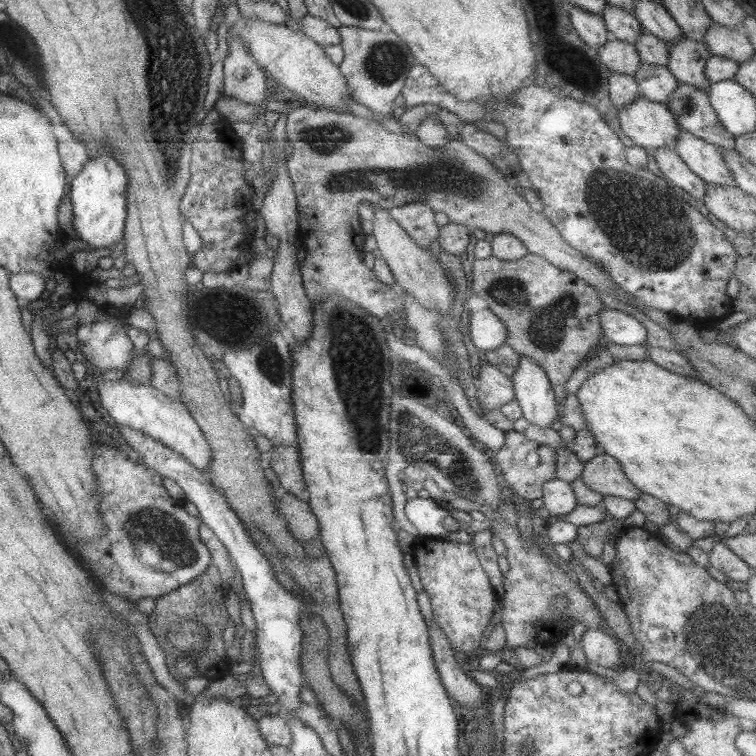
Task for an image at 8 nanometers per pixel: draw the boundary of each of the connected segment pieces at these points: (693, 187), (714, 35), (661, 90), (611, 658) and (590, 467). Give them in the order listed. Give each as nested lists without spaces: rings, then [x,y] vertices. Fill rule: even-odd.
[[[667,147],[649,150],[649,157],[655,159],[661,176],[672,182],[678,190],[701,200],[707,183],[695,176],[673,149]]]
[[[711,20],[703,38],[711,55],[722,56],[736,63],[754,56],[754,48],[749,38],[740,34],[733,27],[723,26]]]
[[[641,61],[632,76],[639,87],[641,97],[665,103],[675,92],[678,80],[663,65]]]
[[[585,629],[580,636],[580,648],[588,662],[595,662],[605,668],[618,665],[619,641],[610,633],[601,629]]]
[[[604,452],[587,459],[580,474],[582,483],[602,496],[618,496],[634,500],[640,490],[623,474],[621,465]]]

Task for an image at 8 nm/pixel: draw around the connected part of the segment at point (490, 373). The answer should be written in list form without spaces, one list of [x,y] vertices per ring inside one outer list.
[[[482,362],[478,372],[476,398],[484,415],[514,398],[511,379],[497,367]]]

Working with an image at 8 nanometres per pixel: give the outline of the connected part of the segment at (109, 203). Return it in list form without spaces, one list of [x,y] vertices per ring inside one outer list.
[[[106,151],[88,158],[82,171],[69,181],[67,193],[73,210],[71,224],[81,242],[86,242],[95,249],[111,249],[121,240],[126,219],[126,182],[124,170]]]

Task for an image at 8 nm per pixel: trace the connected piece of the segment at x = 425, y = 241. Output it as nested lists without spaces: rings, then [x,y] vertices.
[[[409,201],[398,207],[391,206],[388,213],[421,248],[429,248],[429,244],[438,238],[440,226],[435,223],[430,206],[419,201]]]

